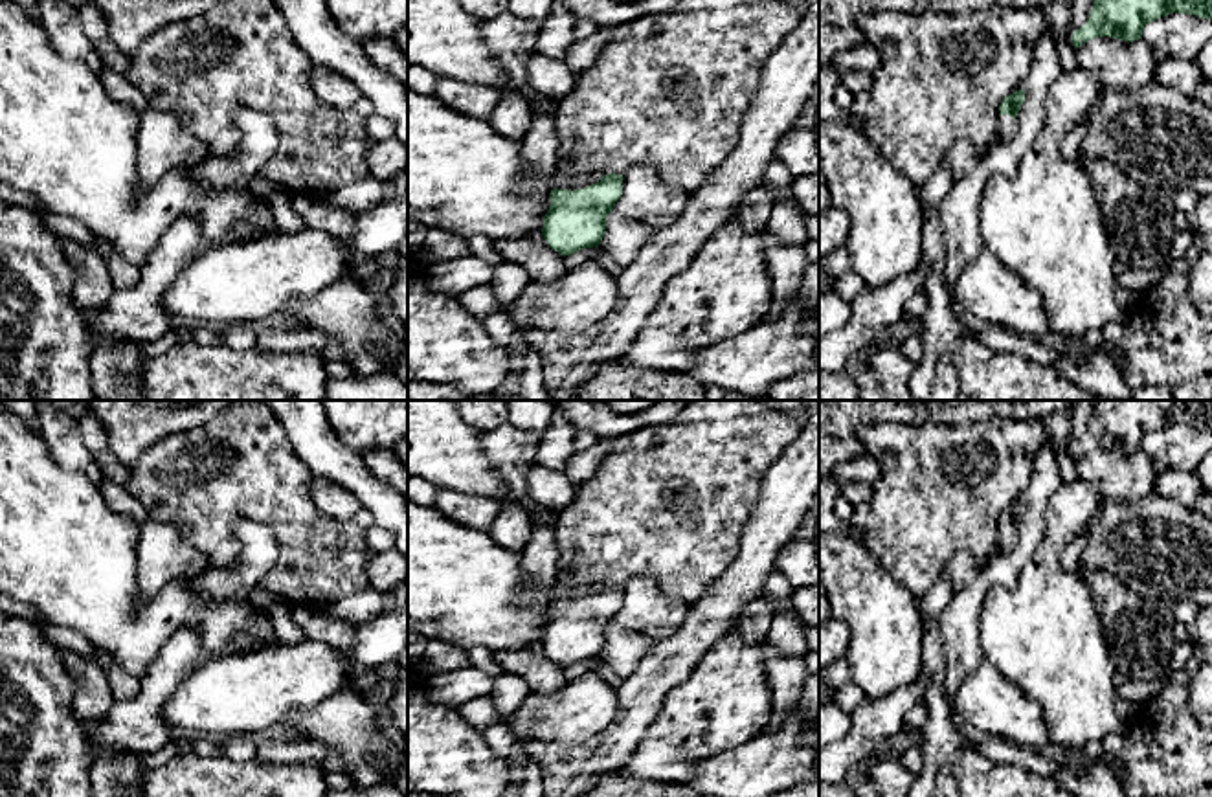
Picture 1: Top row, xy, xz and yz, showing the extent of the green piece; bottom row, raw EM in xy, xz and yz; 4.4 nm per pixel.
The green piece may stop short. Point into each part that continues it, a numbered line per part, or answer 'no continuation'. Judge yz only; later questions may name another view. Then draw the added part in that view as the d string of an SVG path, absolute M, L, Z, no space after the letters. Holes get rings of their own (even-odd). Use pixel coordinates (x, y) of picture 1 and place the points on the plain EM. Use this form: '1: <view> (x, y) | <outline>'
1: yz (1005, 535) | M1008 525L999 527L999 531L997 531L997 542L995 542L995 549L993 549L992 558L997 556L997 555L1001 555L1001 553L1004 553L1004 551L1008 551L1008 549L1012 549L1014 547L1014 536L1016 534L1014 534L1012 527L1008 527Z

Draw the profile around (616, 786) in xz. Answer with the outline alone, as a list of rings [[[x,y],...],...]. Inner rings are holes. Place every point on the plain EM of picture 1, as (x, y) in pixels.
[[[610,777],[586,797],[700,797],[687,784]]]

